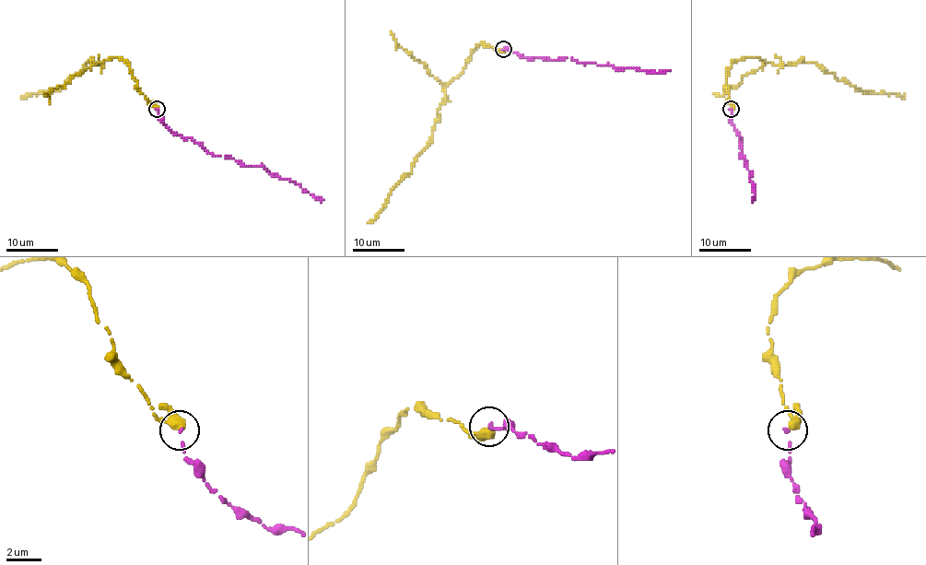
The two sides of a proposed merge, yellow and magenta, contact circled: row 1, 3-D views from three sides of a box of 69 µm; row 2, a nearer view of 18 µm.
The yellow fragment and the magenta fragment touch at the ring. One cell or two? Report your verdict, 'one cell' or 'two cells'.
two cells

